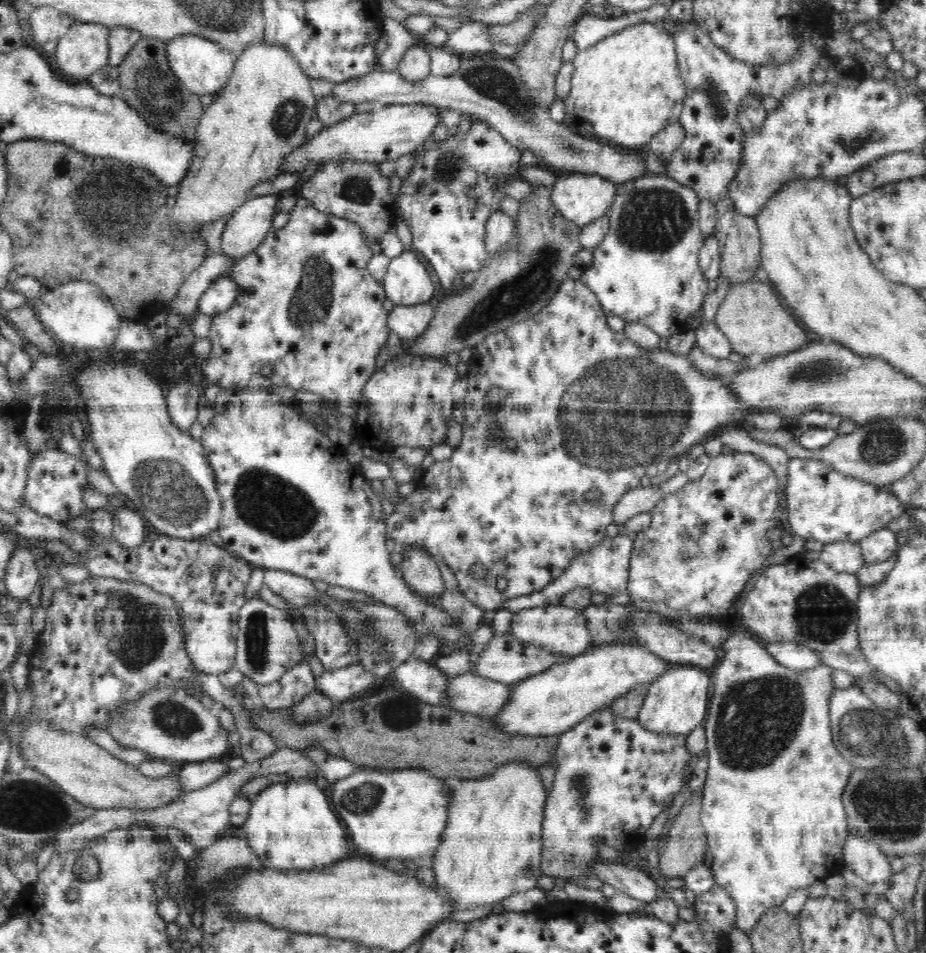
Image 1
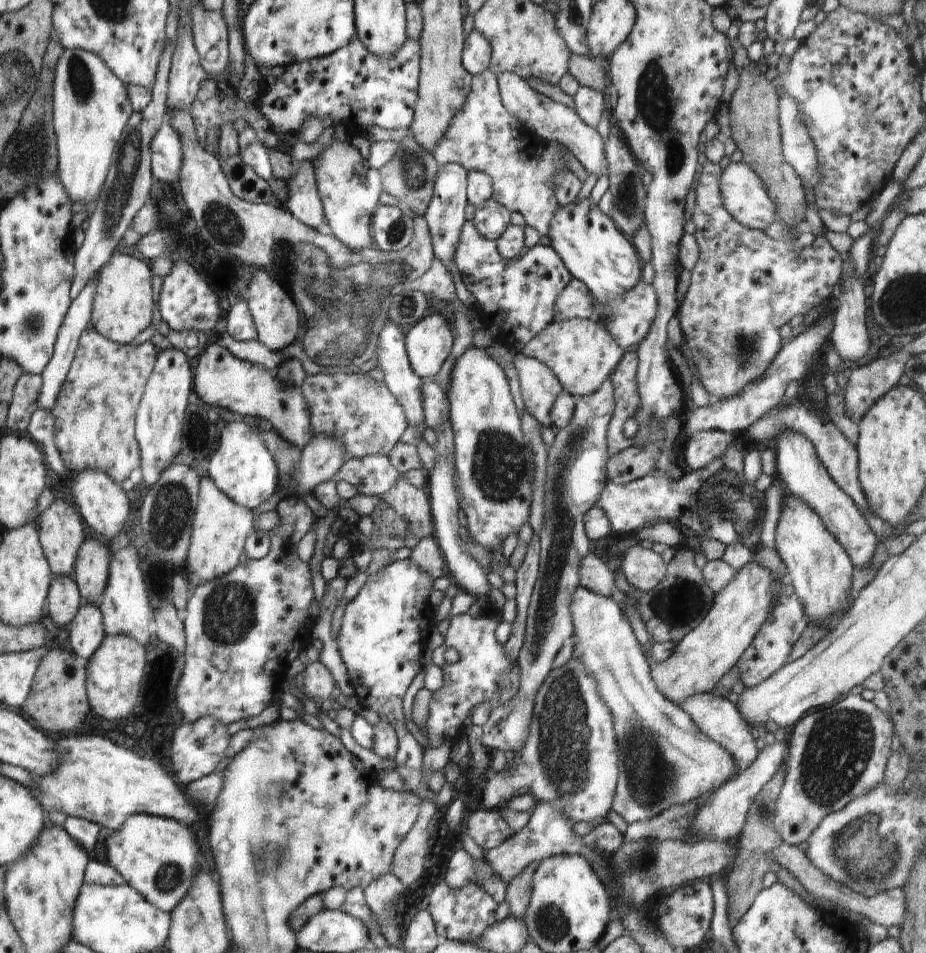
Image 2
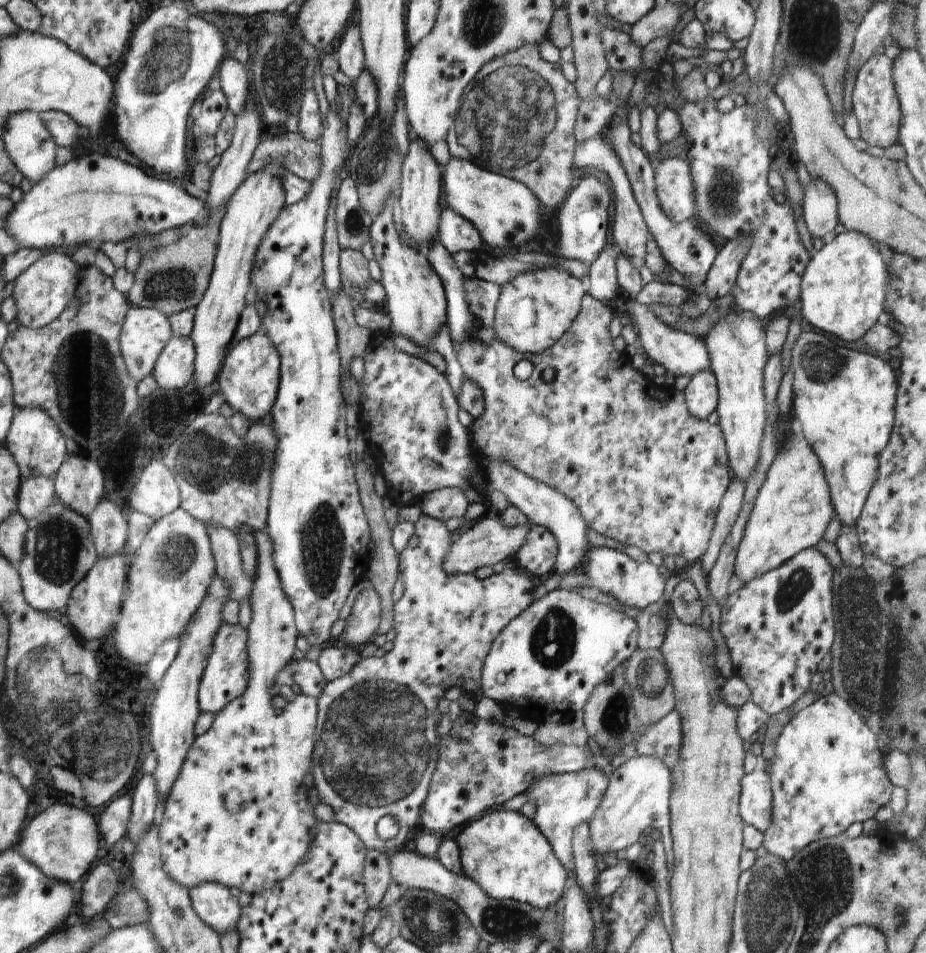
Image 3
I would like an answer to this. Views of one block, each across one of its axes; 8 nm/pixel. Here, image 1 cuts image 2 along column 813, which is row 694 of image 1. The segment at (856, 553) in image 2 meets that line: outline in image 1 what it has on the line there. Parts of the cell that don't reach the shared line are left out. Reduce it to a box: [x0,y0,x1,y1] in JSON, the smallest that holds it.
[446,672,515,718]

